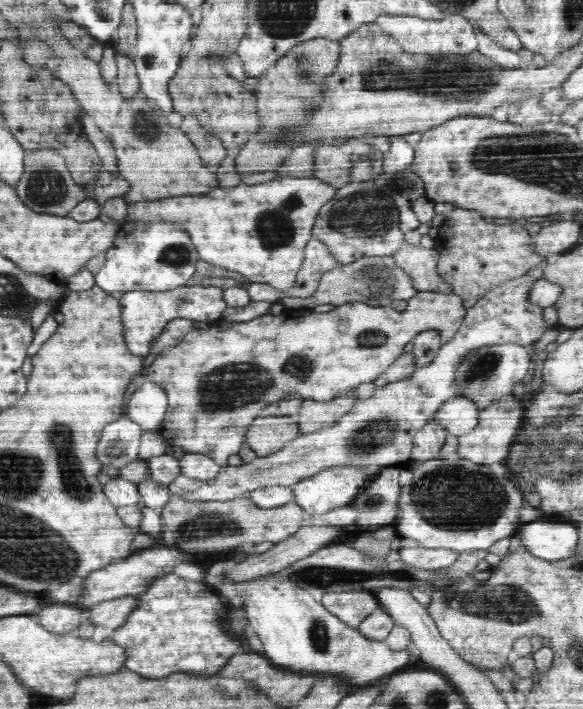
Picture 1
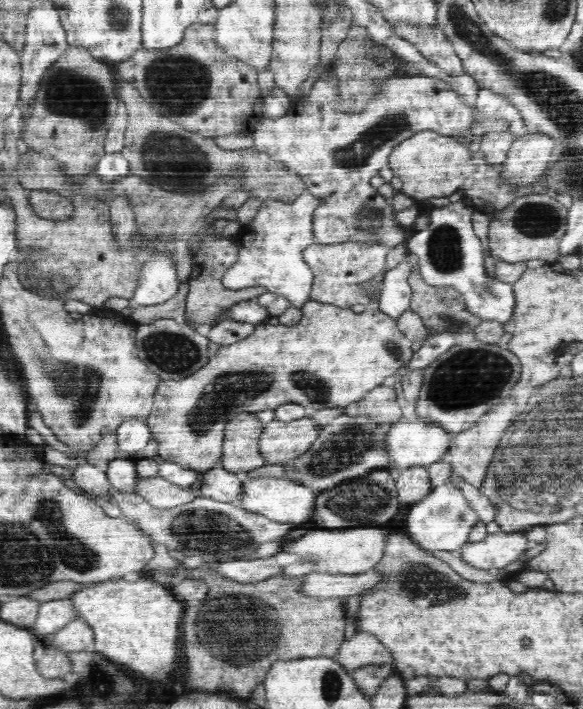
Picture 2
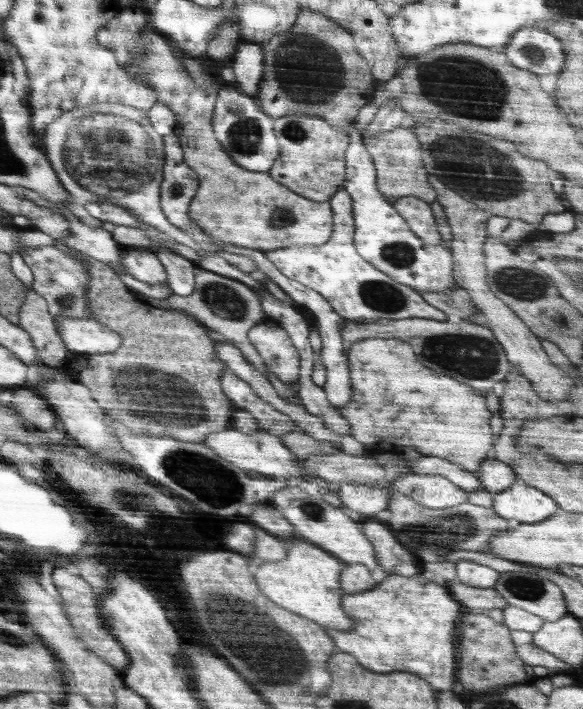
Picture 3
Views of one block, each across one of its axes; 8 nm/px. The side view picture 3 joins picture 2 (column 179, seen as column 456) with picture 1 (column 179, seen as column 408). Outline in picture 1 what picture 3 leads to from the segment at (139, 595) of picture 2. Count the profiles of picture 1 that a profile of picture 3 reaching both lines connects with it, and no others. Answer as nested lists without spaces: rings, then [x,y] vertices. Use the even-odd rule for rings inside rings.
[[[172,572],[154,580],[140,595],[138,606],[120,628],[110,631],[109,640],[129,654],[124,668],[146,678],[161,679],[173,672],[214,674],[240,648],[240,640],[224,632],[222,614],[224,604],[217,593],[204,592],[204,582],[185,580]]]

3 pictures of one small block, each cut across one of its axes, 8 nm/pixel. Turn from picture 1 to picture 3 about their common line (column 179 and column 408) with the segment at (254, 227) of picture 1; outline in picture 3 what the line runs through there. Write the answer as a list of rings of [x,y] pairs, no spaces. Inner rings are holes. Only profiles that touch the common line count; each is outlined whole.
[[[405,197],[393,204],[395,212],[407,223],[407,226],[422,241],[432,245],[442,242],[439,228],[435,222],[434,210],[426,201]]]

